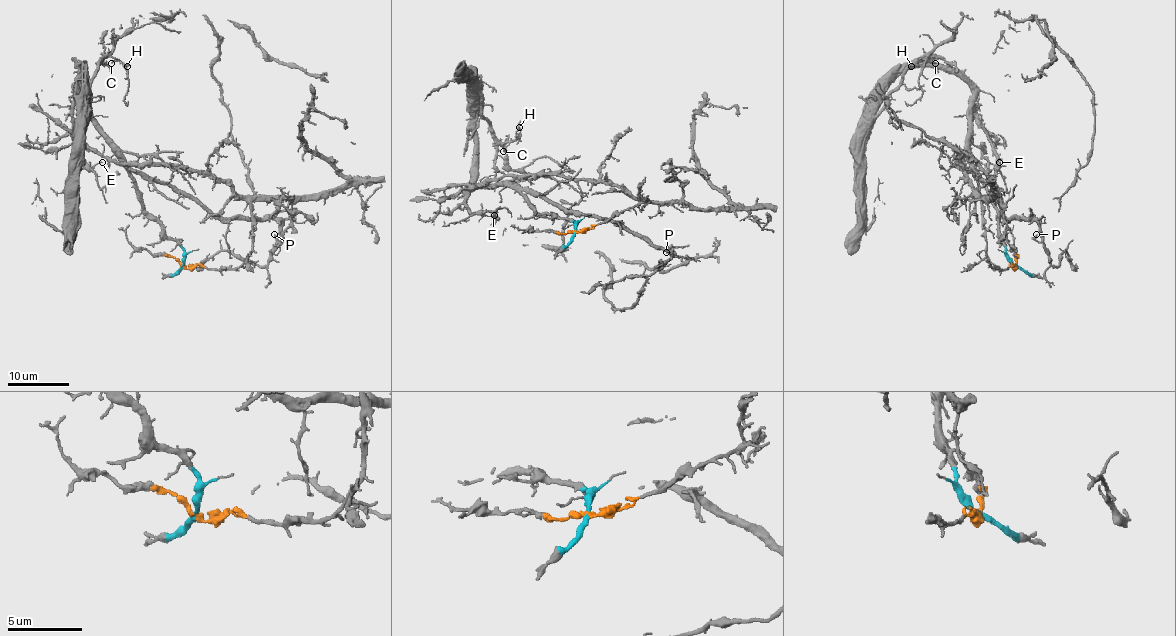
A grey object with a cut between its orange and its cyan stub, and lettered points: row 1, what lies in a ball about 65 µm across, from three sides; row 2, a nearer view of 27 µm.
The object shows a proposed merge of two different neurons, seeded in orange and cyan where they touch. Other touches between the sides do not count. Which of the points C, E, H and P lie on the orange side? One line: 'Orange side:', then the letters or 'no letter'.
Orange side: no letter

